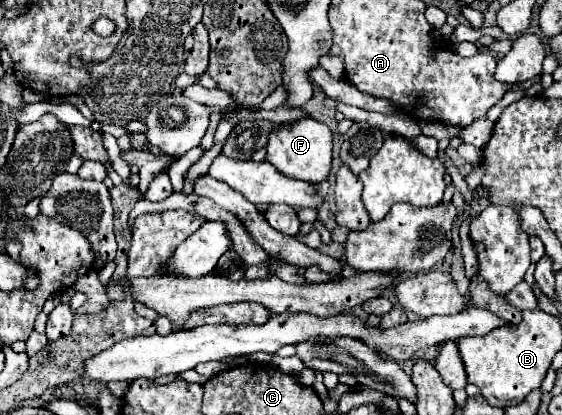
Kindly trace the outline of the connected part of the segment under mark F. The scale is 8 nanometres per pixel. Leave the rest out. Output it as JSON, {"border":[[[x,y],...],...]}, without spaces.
{"border":[[[298,120],[292,124],[282,124],[280,130],[274,130],[268,136],[266,160],[274,164],[276,170],[280,170],[280,174],[288,178],[320,184],[330,174],[332,148],[334,148],[334,134],[326,124],[316,122],[316,120]]]}

